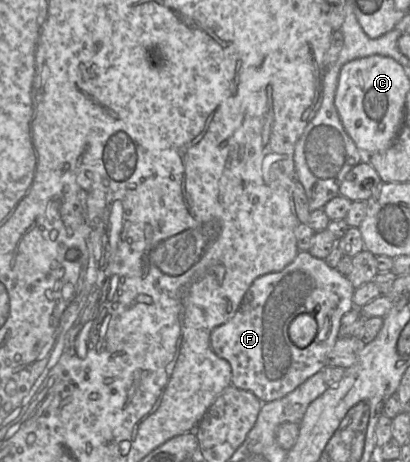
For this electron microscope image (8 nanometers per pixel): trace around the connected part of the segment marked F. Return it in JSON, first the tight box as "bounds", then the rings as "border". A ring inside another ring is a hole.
{"bounds":[210,251,355,403],"border":[[[298,251],[295,259],[284,269],[256,278],[244,296],[235,314],[225,323],[215,327],[210,334],[213,351],[231,365],[233,386],[252,392],[262,403],[280,399],[292,392],[313,374],[326,366],[326,357],[339,338],[339,328],[344,314],[354,308],[355,288],[337,269],[333,269],[308,251]],[[301,313],[311,313],[317,322],[317,334],[305,348],[296,346],[290,339],[289,326]]]}

